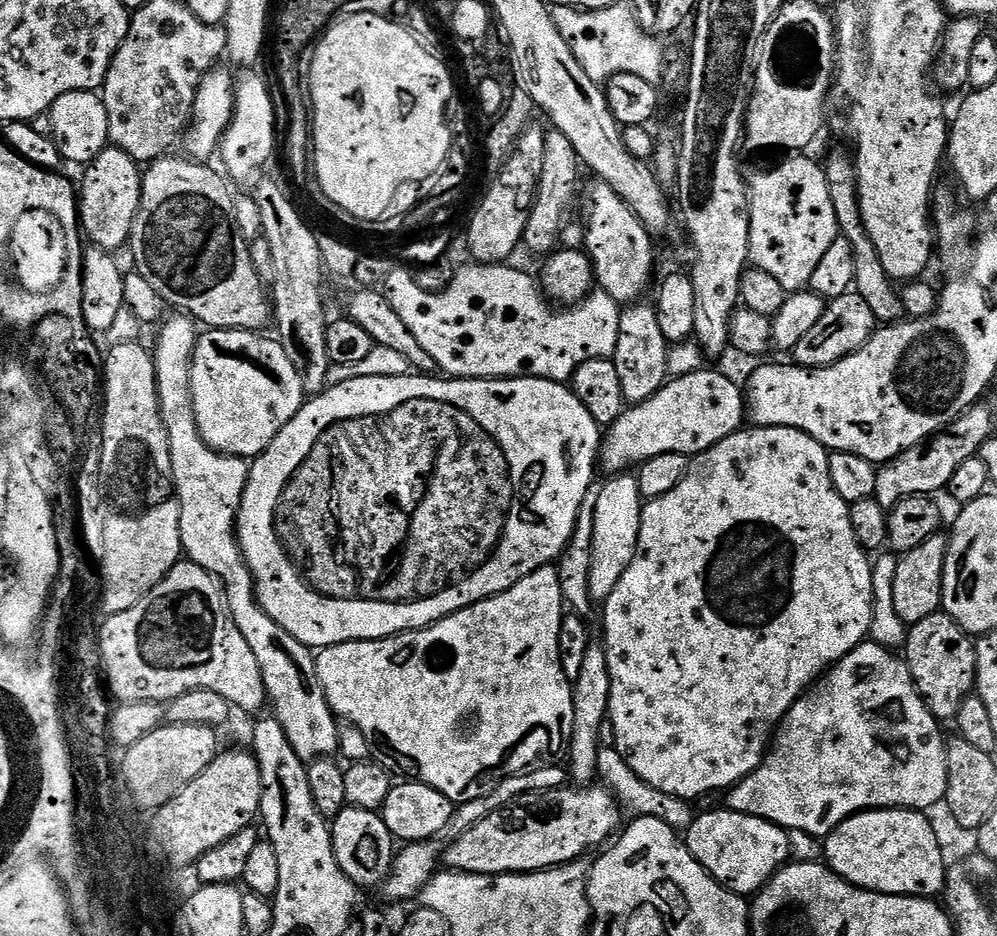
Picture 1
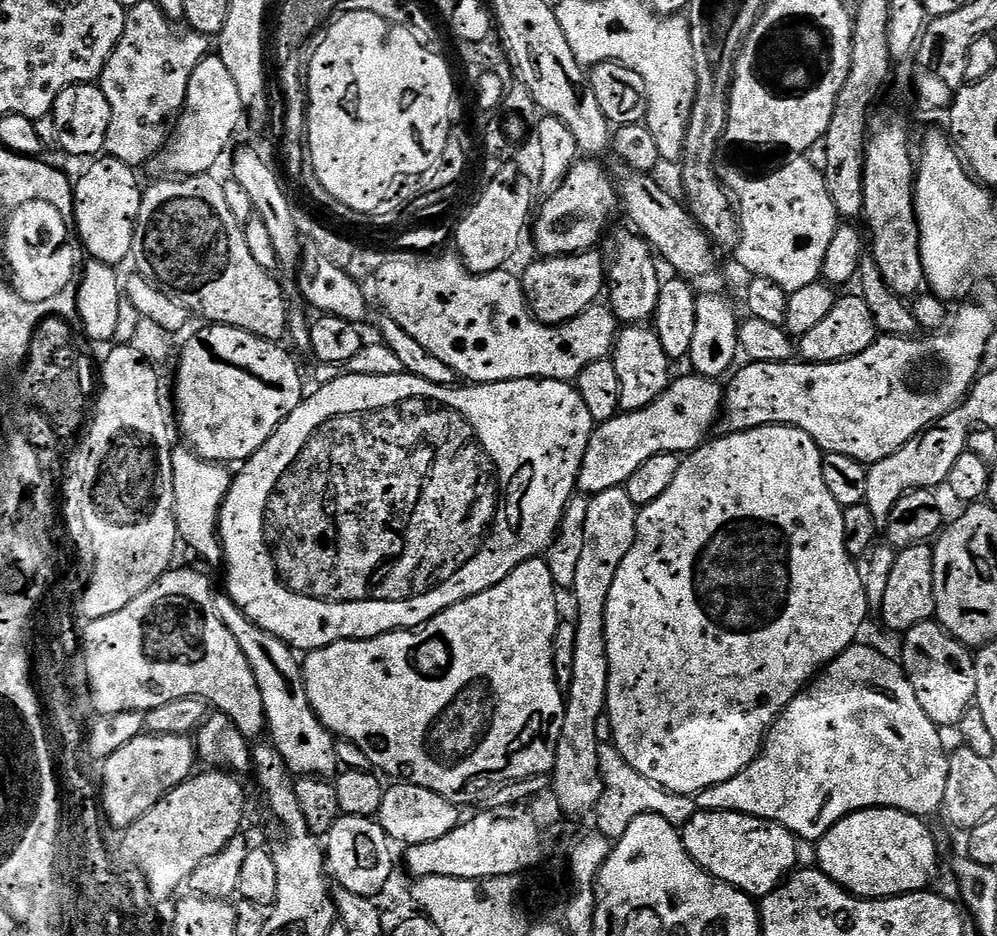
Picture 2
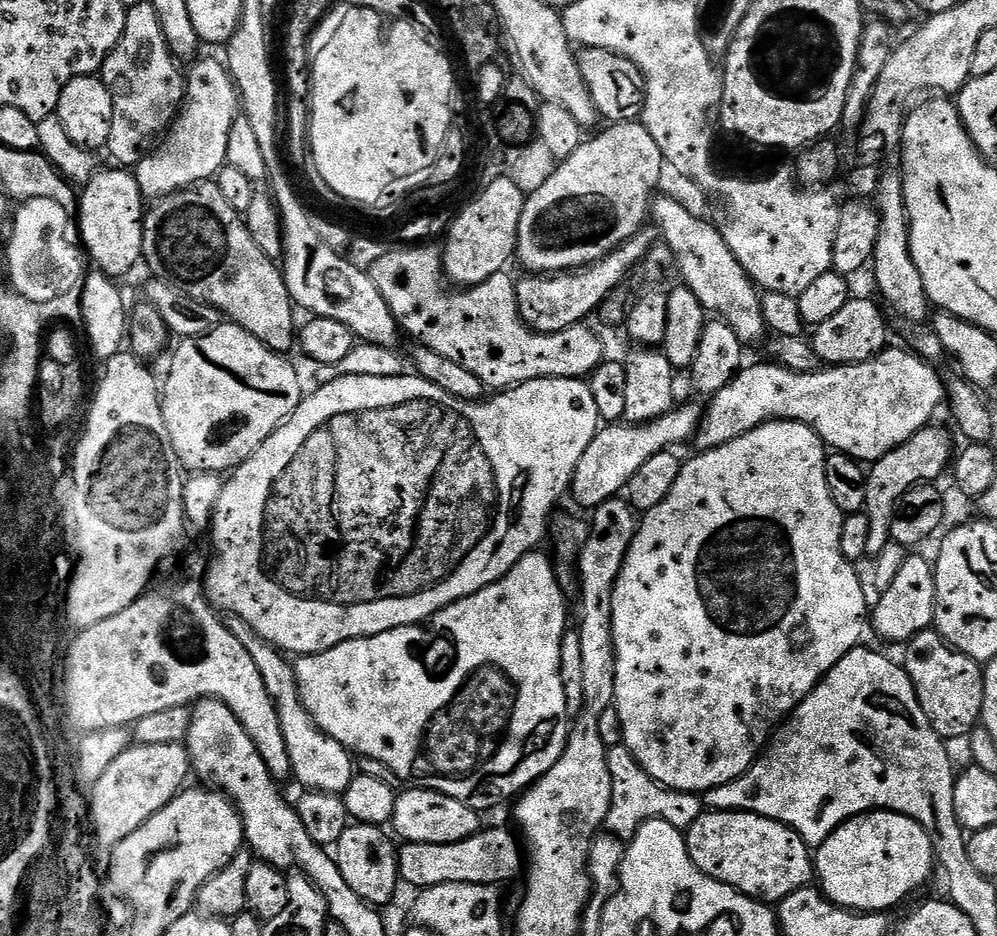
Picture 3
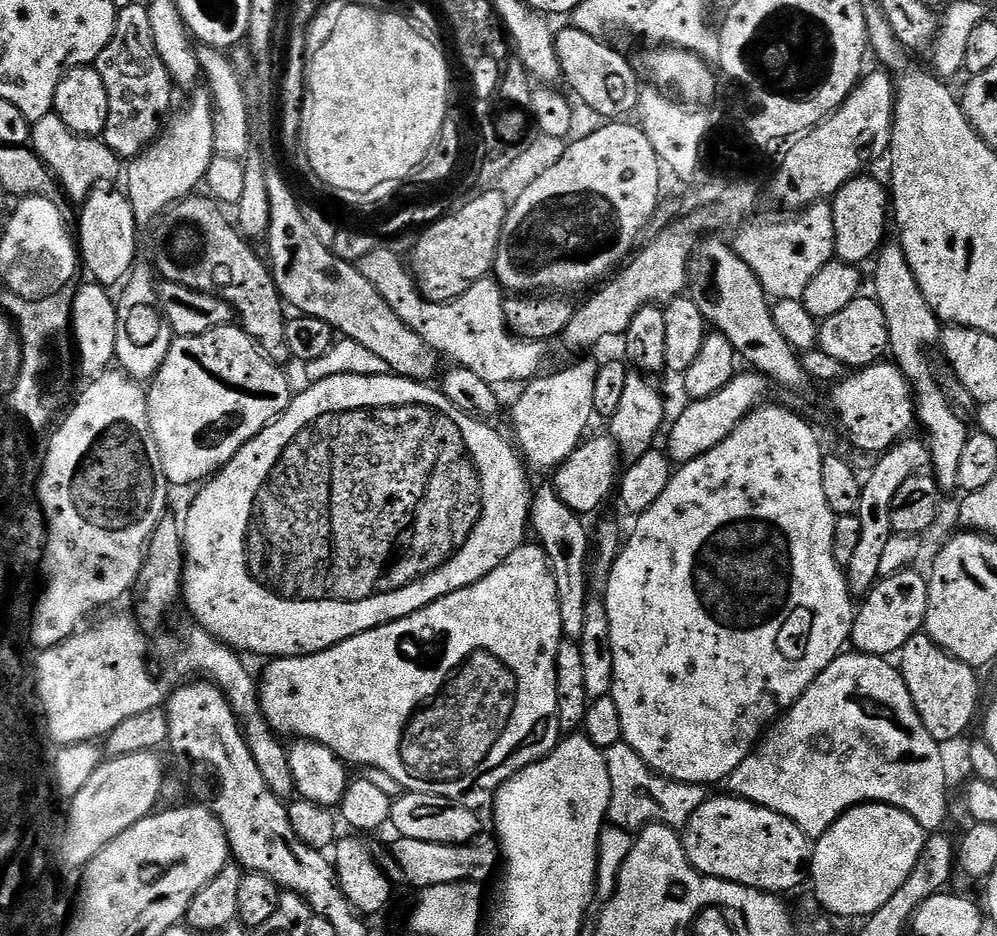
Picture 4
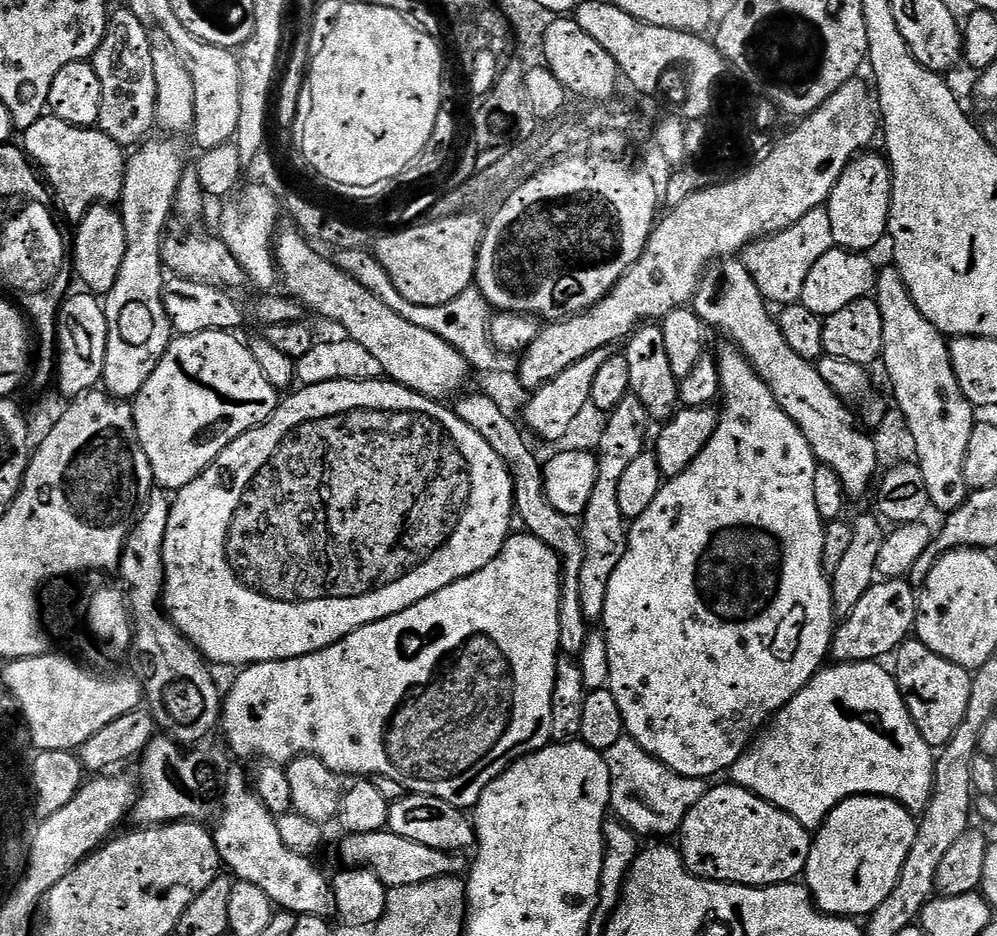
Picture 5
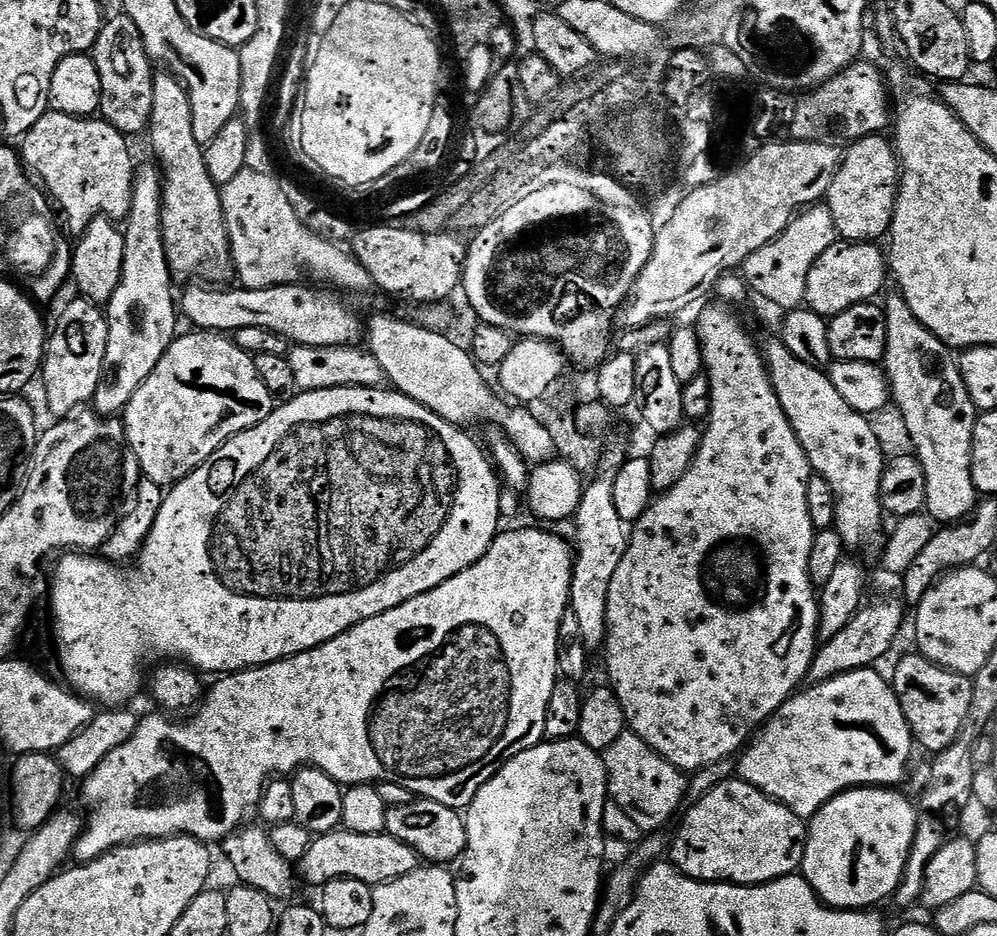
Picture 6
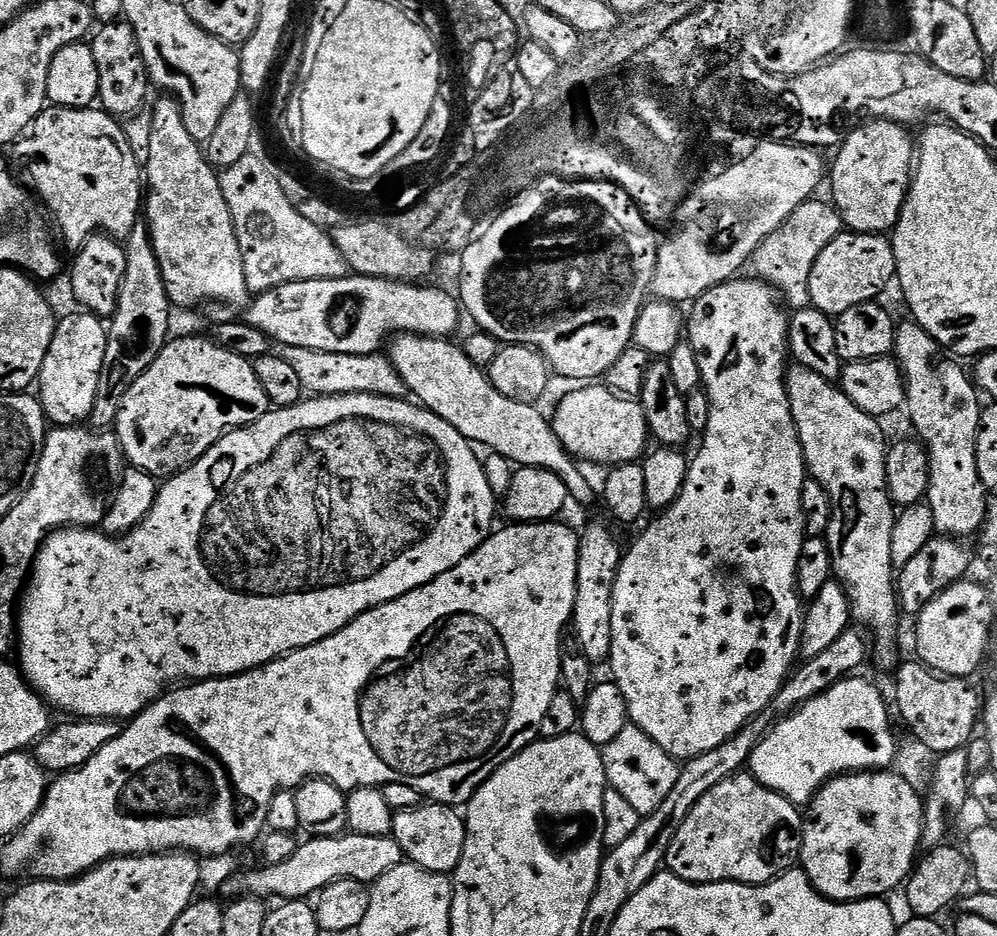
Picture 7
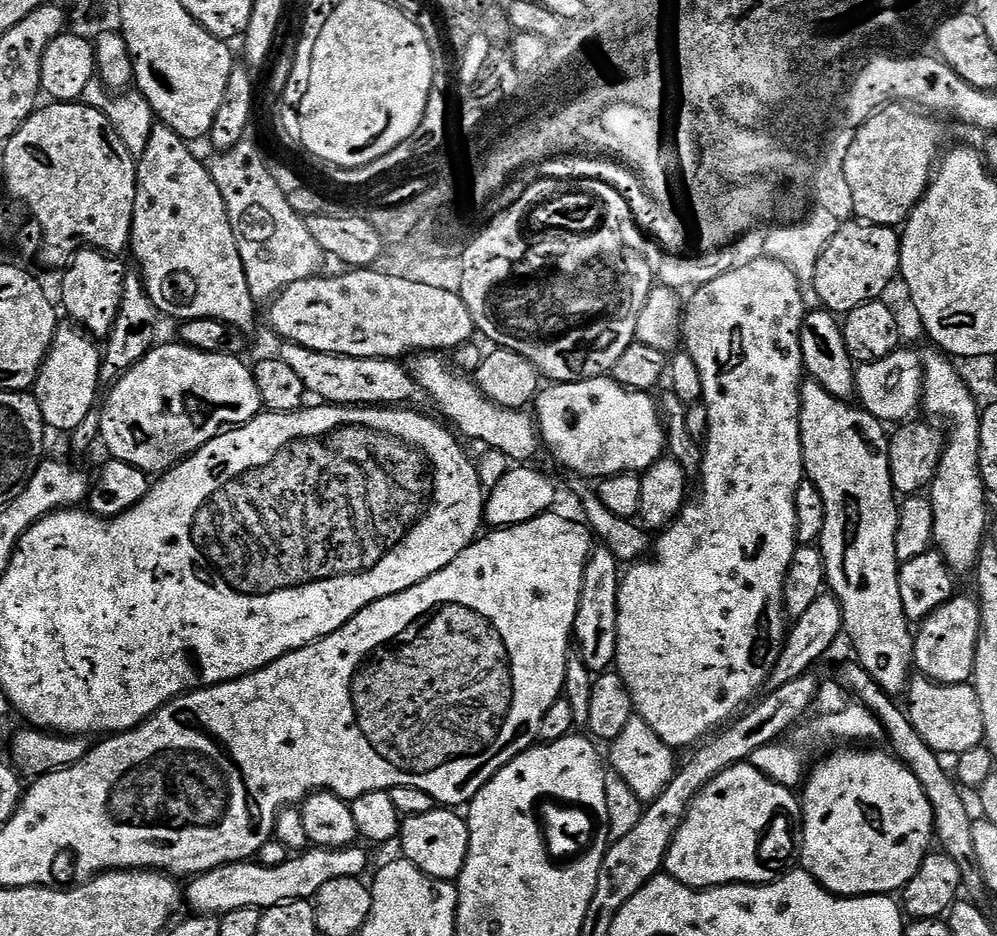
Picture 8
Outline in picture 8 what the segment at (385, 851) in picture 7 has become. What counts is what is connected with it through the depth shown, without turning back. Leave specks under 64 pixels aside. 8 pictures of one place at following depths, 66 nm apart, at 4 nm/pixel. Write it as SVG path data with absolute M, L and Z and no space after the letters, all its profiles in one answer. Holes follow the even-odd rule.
M349 846L347 848L317 848L309 847L299 854L293 855L282 866L262 866L255 862L241 862L239 864L226 864L223 868L214 868L195 877L196 880L189 888L186 888L186 904L192 907L193 913L201 916L215 916L217 918L230 910L242 910L243 908L273 908L279 904L285 904L291 900L312 900L326 886L326 882L334 882L334 878L360 878L368 868L367 847Z

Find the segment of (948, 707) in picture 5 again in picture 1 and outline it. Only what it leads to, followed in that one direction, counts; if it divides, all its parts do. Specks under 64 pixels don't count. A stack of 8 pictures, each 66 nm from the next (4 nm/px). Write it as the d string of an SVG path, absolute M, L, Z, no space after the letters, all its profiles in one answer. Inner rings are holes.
M941 610L930 614L930 618L922 618L922 622L911 625L908 629L908 641L902 649L902 659L908 665L908 673L912 676L912 681L916 683L916 689L924 699L924 704L931 710L937 721L951 721L962 706L962 702L967 696L973 695L976 686L976 640L954 622L947 612Z

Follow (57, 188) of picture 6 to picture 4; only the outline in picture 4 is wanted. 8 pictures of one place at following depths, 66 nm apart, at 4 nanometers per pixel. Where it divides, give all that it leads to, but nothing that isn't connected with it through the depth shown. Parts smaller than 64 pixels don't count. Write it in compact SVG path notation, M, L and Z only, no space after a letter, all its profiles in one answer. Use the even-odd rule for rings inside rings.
M49 114L31 125L30 144L42 159L47 171L55 179L56 176L60 179L65 194L77 202L87 200L89 194L96 191L101 182L112 182L108 180L114 179L116 175L119 177L122 172L121 157L113 154L104 145L103 139L71 132L62 122L62 118L55 114Z

